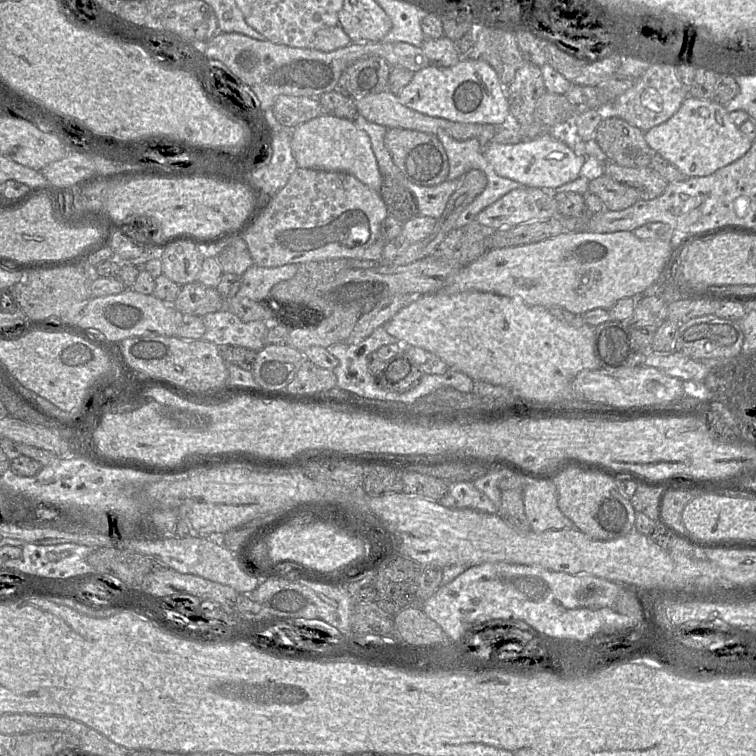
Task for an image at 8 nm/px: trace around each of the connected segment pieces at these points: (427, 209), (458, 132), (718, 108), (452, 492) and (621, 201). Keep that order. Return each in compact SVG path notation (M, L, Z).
M403 178L403 185L416 196L418 214L438 220L450 197L461 185L461 179L445 180L435 186L420 186Z
M388 90L367 95L360 99L354 99L354 101L359 115L363 116L366 120L372 123L382 125L386 128L410 129L432 135L445 133L458 141L477 138L485 128L485 125L453 122L443 118L424 115L402 105L397 95Z
M691 95L670 119L646 131L644 137L656 154L672 163L687 178L713 174L744 156L753 142L731 121L723 105L713 99L697 99Z
M449 482L448 492L439 503L449 509L473 509L488 514L497 514L493 502L480 492L472 482Z
M605 174L591 180L588 190L601 199L606 210L611 211L624 210L639 200L635 189Z

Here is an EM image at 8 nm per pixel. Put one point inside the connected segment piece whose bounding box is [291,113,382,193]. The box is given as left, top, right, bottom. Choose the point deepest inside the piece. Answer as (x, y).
(326, 142)

